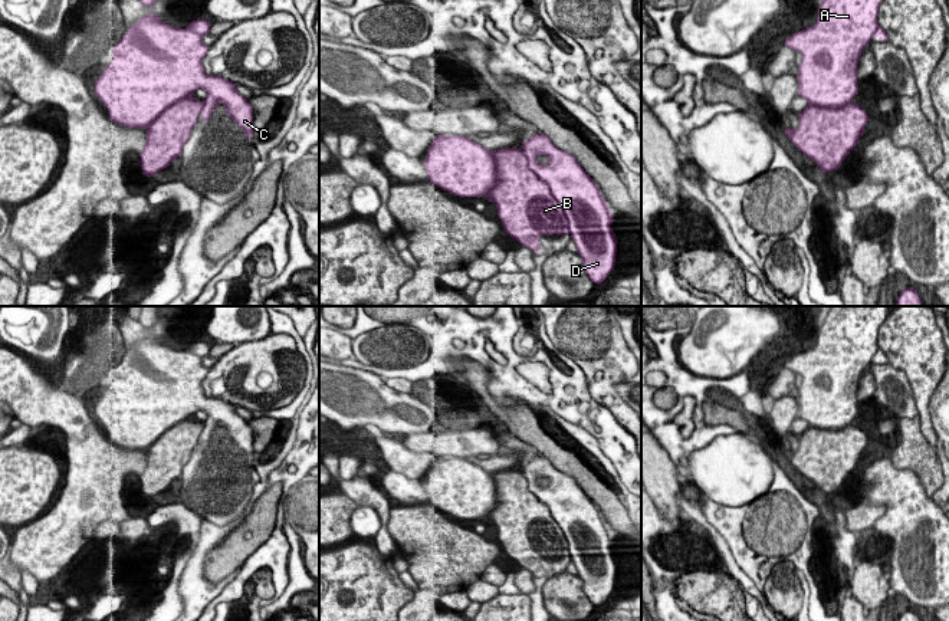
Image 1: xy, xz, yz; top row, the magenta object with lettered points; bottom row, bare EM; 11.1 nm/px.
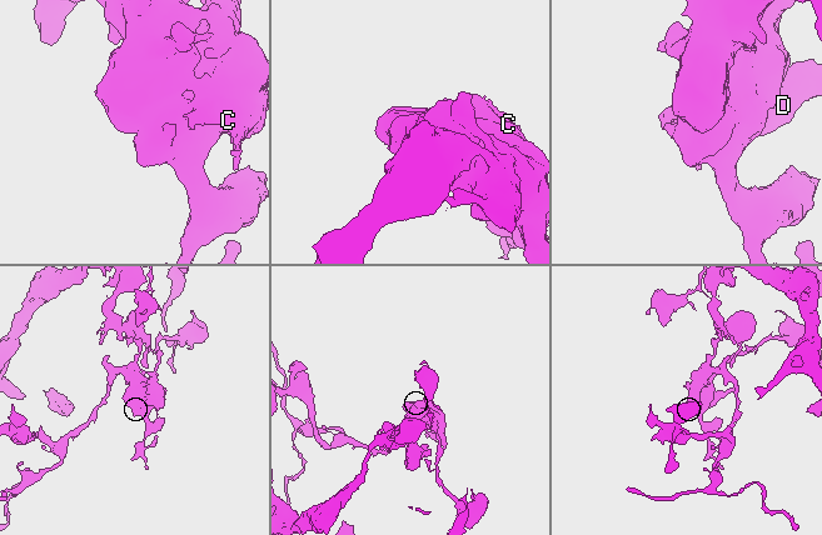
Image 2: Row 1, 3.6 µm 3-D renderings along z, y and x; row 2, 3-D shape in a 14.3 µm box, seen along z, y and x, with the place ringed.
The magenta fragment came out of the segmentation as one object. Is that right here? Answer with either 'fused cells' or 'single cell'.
single cell

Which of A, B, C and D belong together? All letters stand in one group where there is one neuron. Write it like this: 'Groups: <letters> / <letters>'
Groups: A B C D

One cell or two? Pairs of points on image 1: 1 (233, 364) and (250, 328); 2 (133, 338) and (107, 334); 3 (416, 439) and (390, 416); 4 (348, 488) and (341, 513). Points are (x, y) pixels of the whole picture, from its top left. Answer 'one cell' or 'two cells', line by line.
1: two cells
2: two cells
3: two cells
4: two cells

